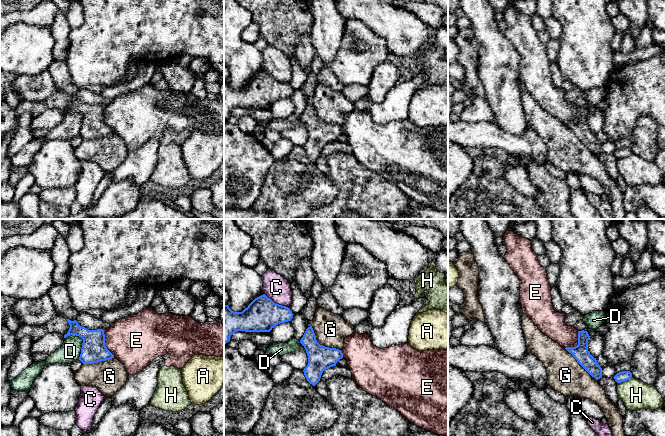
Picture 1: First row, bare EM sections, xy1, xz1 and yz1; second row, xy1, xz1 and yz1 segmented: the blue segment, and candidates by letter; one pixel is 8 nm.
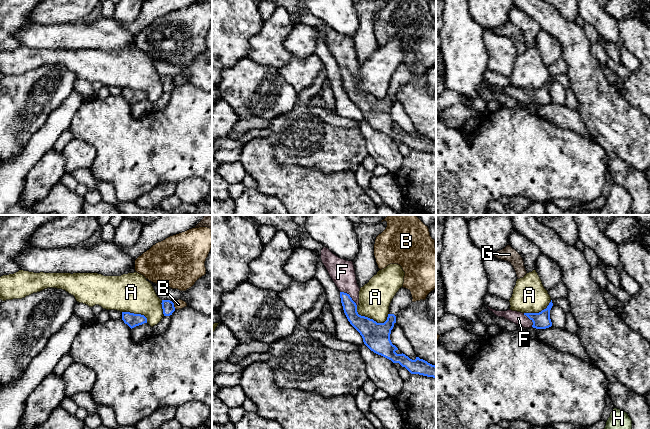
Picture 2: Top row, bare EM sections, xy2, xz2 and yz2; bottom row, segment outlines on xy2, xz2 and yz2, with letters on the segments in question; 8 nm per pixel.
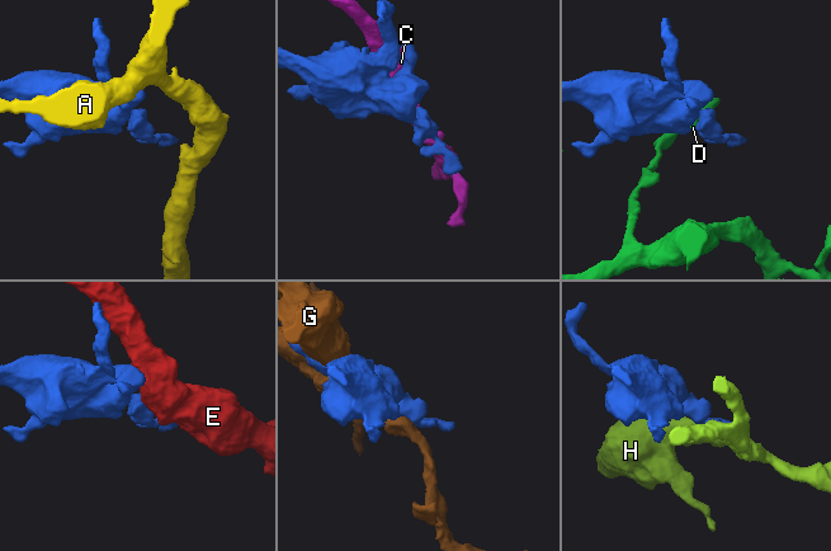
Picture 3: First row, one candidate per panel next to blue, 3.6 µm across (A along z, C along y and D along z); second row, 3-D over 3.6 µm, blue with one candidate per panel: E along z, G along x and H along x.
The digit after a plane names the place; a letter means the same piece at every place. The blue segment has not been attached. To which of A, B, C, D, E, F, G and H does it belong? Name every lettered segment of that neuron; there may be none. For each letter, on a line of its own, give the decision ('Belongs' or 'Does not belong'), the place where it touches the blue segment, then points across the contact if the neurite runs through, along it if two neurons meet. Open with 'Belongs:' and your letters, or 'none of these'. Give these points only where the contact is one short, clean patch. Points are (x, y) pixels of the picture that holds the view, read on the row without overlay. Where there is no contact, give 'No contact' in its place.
Belongs: F
A: Does not belong. Touches blue at xz2 (369, 94)
B: Does not belong. Touches blue at xy2 (173, 82). Boundary: xy2 (173, 79), (175, 84)
C: Does not belong. Touches blue at xz1 (277, 80)
D: Does not belong. Touches blue at xy1 (82, 119). Boundary: xy1 (70, 110), (75, 110), (82, 115), (79, 134)
E: Does not belong. Touches blue at xy1 (104, 119)
F: Belongs. Touches blue at xz2 (349, 72). Path across: xz2 (362, 100), (350, 87), (349, 72), (349, 64), (342, 48)
G: Does not belong. Touches blue at xz1 (321, 121)
H: Does not belong. Touches blue at yz1 (624, 157)

